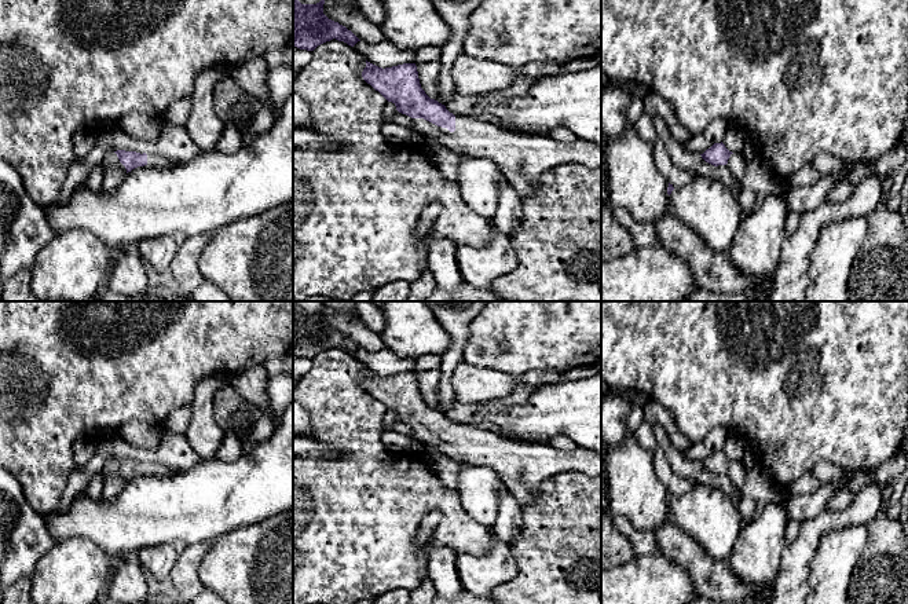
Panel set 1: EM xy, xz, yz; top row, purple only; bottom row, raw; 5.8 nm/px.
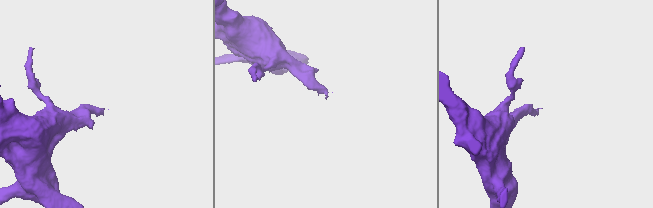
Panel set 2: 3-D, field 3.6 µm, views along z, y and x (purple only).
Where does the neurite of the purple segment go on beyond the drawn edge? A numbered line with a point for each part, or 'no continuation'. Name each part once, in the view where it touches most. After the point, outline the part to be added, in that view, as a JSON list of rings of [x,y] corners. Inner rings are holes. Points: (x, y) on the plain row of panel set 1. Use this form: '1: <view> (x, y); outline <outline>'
1: xz (523, 467); outline [[[455,425],[454,440],[424,427],[413,427],[411,438],[464,465],[491,468],[521,508],[538,498],[543,482],[561,472],[601,475],[601,453],[578,446],[568,451],[549,443],[526,443],[475,425]]]

